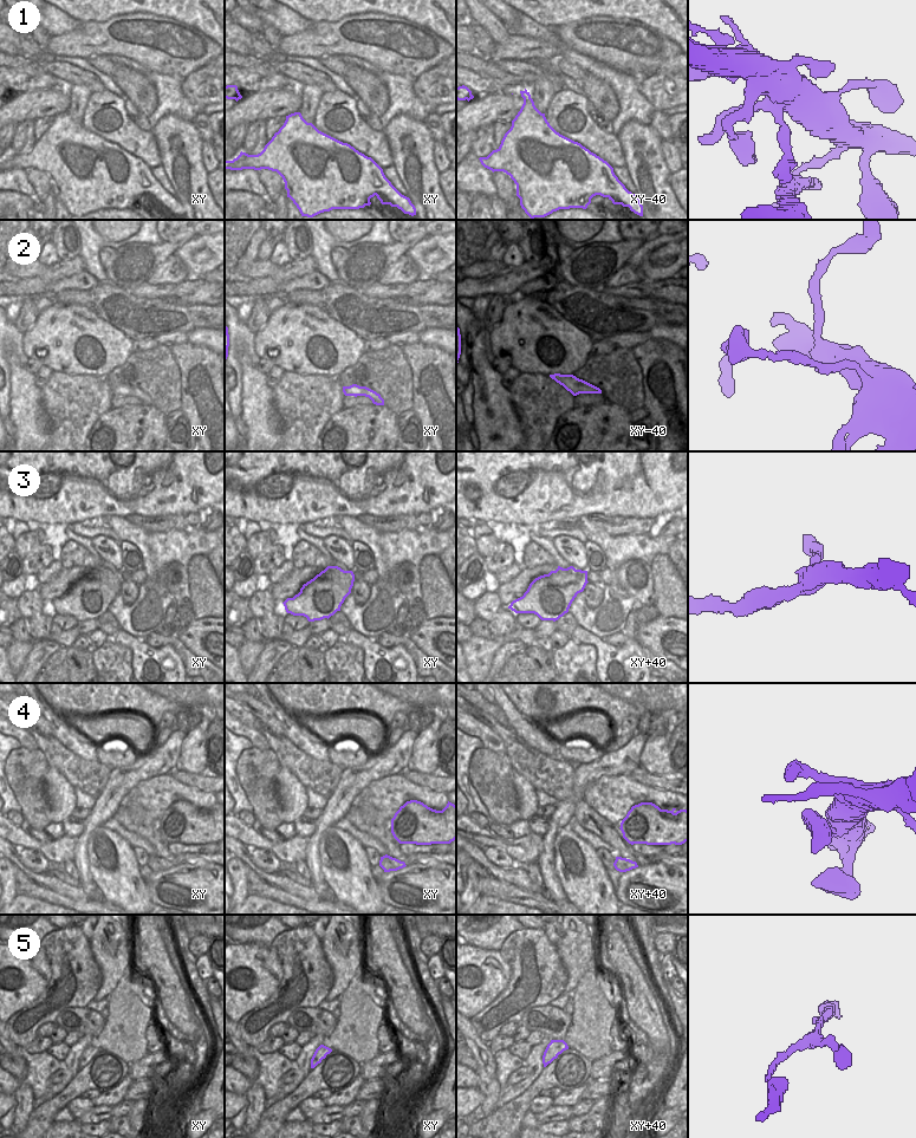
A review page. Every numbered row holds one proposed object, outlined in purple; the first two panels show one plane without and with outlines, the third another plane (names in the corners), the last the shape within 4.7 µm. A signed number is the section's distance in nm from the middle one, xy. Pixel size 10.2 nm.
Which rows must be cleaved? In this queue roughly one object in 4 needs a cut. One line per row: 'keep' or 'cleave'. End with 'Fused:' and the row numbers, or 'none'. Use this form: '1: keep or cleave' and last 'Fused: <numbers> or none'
1: keep
2: keep
3: keep
4: keep
5: keep
Fused: none

